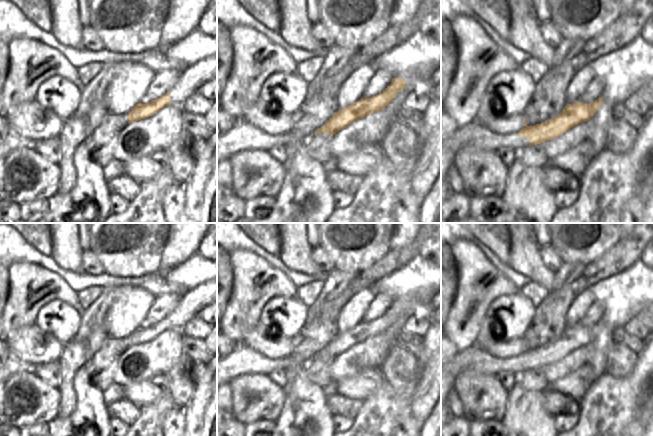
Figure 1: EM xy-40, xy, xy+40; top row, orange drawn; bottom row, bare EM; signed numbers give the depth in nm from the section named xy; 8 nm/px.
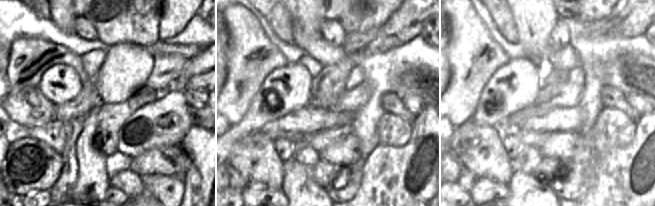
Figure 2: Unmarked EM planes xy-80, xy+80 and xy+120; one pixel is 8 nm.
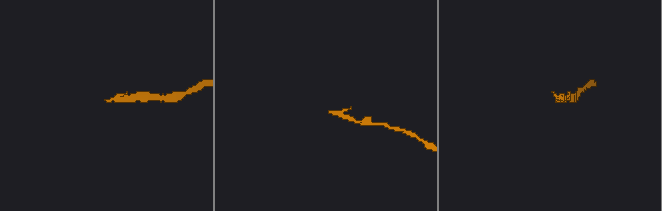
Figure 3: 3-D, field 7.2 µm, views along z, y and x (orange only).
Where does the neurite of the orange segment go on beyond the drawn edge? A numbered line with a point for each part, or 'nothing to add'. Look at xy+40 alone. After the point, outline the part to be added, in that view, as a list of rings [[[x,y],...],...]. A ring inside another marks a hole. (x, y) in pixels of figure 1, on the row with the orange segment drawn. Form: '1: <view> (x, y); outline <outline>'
1: xy+40 (500, 124); outline [[[490,108],[490,110],[493,113],[492,116],[477,115],[475,120],[498,136],[504,134],[517,134],[525,127],[523,114],[508,116],[506,114],[496,114],[492,108]]]

